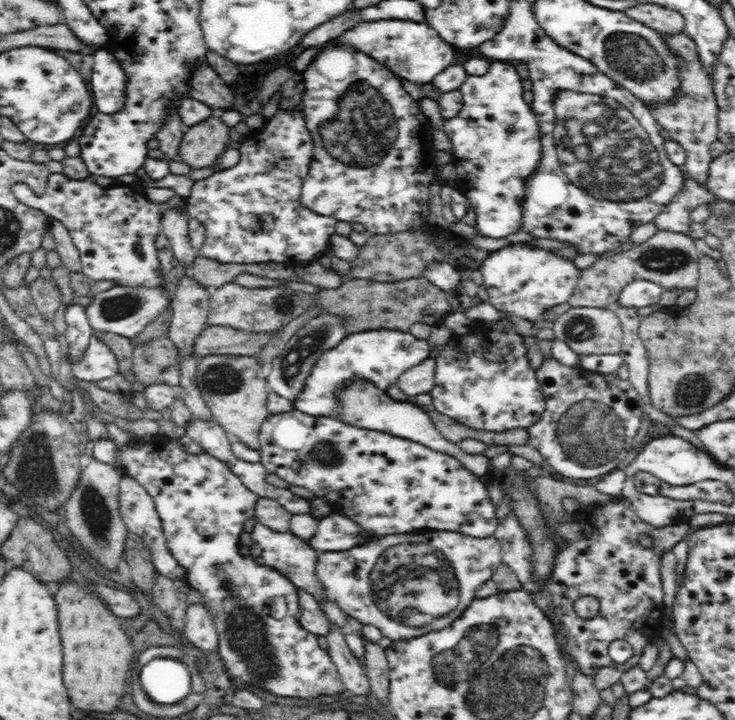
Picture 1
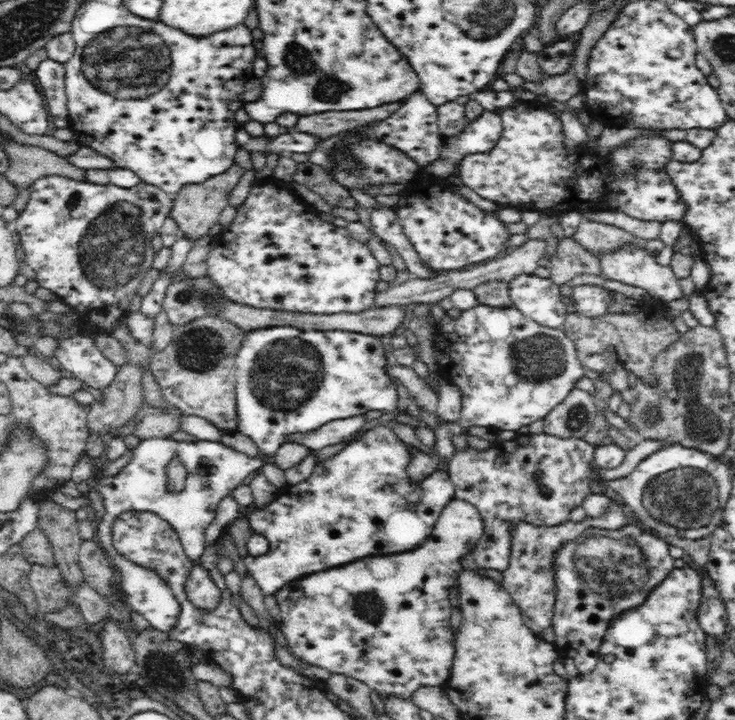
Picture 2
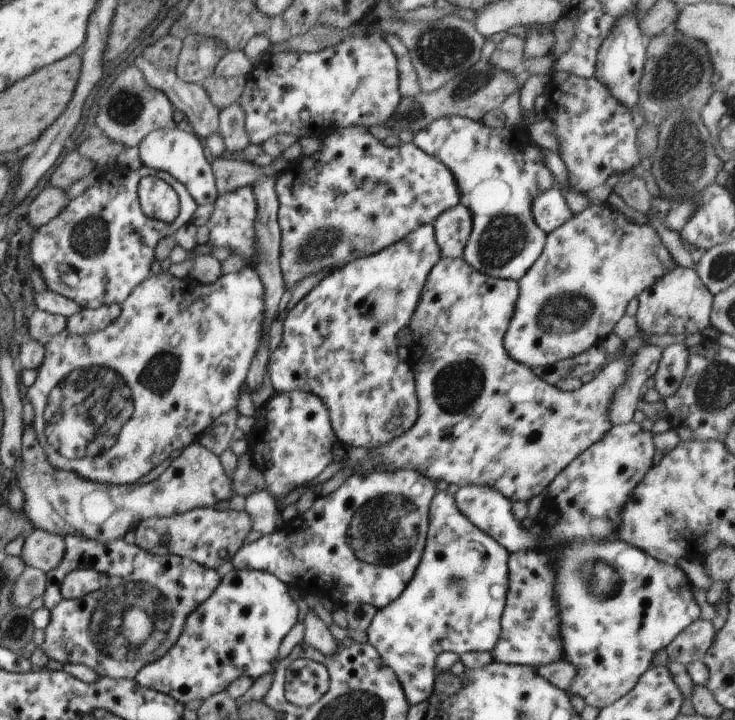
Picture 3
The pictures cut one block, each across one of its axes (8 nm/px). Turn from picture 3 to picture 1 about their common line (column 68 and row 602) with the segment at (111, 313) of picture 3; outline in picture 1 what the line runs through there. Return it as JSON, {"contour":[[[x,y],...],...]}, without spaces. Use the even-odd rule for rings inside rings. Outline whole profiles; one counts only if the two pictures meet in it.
{"contour":[[[259,522],[254,525],[251,531],[253,538],[253,547],[251,548],[252,554],[250,558],[254,559],[256,563],[266,565],[266,568],[272,567],[286,576],[299,590],[302,590],[314,597],[319,603],[320,609],[326,618],[331,622],[342,628],[346,626],[346,616],[336,604],[327,600],[326,592],[323,585],[315,574],[315,564],[318,558],[318,552],[315,551],[305,539],[298,538],[291,532],[276,532],[268,527],[260,524]]]}

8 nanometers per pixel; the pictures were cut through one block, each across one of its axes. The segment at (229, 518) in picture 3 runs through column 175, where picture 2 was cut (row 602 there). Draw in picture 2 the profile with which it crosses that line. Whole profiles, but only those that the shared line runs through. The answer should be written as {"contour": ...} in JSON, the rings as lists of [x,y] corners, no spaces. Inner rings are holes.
{"contour":[[[614,496],[611,505],[599,517],[586,516],[581,522],[563,522],[556,526],[533,525],[524,521],[516,521],[509,526],[511,532],[511,553],[509,565],[503,572],[503,582],[500,584],[512,596],[513,602],[522,612],[522,620],[526,626],[539,634],[551,626],[553,609],[556,600],[556,583],[554,583],[553,558],[555,552],[564,543],[581,536],[590,527],[596,529],[619,529],[631,521],[622,511],[621,503]]]}

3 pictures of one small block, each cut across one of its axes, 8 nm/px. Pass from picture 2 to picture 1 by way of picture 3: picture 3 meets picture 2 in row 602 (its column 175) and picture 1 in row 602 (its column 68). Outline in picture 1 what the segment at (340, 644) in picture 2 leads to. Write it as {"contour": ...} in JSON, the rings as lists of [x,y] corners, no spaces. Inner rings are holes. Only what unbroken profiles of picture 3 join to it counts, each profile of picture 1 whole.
{"contour":[[[454,531],[409,532],[384,535],[375,541],[345,551],[321,551],[315,574],[323,585],[327,600],[336,604],[347,616],[372,624],[390,641],[411,640],[452,624],[475,600],[477,591],[494,576],[502,564],[502,547],[497,538],[476,538]]]}

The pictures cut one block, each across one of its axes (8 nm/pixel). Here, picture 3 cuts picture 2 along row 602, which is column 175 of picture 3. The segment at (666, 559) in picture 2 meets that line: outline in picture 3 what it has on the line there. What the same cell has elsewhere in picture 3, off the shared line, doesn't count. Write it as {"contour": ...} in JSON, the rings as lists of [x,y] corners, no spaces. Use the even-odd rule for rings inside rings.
{"contour":[[[68,534],[65,537],[65,558],[55,570],[47,573],[44,592],[44,607],[50,612],[50,624],[45,629],[46,638],[39,647],[50,660],[62,665],[79,663],[92,668],[100,677],[116,680],[135,679],[135,674],[150,662],[162,658],[178,642],[188,616],[216,591],[221,579],[216,569],[204,568],[190,558],[177,555],[157,556],[128,544],[123,538],[112,542],[98,542],[84,538],[82,534]],[[74,570],[96,570],[106,574],[110,584],[99,592],[86,594],[83,598],[64,598],[61,588],[64,578]]]}

